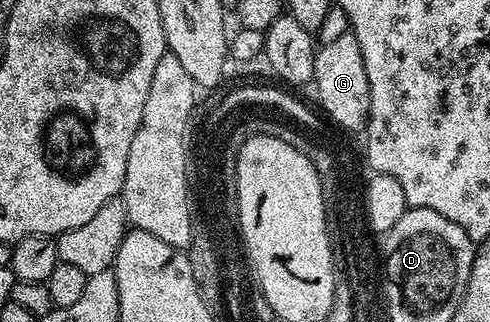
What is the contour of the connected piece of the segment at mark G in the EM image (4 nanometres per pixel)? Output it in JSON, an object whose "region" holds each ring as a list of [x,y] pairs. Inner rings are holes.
{"region":[[[349,31],[339,39],[333,39],[331,43],[320,45],[316,50],[316,62],[314,63],[314,86],[316,85],[316,97],[320,100],[323,116],[331,124],[339,126],[341,130],[363,130],[368,123],[370,111],[370,83],[366,79],[366,63],[362,59],[362,47],[358,47],[358,39]]]}

